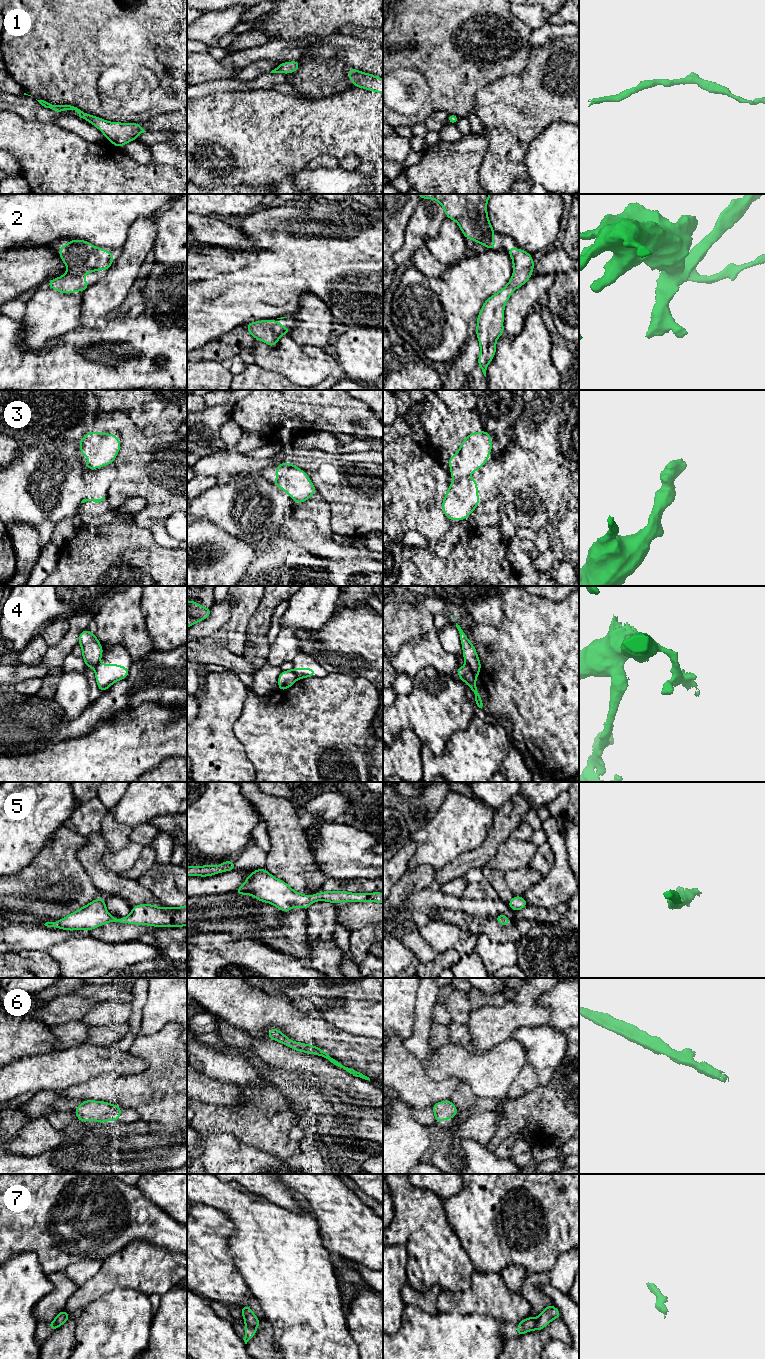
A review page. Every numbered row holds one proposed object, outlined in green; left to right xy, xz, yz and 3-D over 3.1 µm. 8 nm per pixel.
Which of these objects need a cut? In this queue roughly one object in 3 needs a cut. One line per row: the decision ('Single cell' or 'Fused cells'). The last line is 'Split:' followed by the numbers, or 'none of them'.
1: Single cell
2: Single cell
3: Fused cells
4: Fused cells
5: Single cell
6: Single cell
7: Fused cells
Split: 3, 4, 7

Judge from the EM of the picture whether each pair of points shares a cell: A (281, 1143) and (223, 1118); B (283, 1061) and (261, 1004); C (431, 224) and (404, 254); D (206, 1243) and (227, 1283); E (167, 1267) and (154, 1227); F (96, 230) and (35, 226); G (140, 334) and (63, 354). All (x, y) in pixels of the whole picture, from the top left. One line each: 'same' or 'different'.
A: same
B: different
C: same
D: same
E: different
F: same
G: same

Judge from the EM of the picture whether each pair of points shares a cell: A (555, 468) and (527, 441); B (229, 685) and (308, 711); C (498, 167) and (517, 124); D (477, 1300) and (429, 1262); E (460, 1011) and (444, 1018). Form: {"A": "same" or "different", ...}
{"A": "different", "B": "different", "C": "same", "D": "different", "E": "different"}

